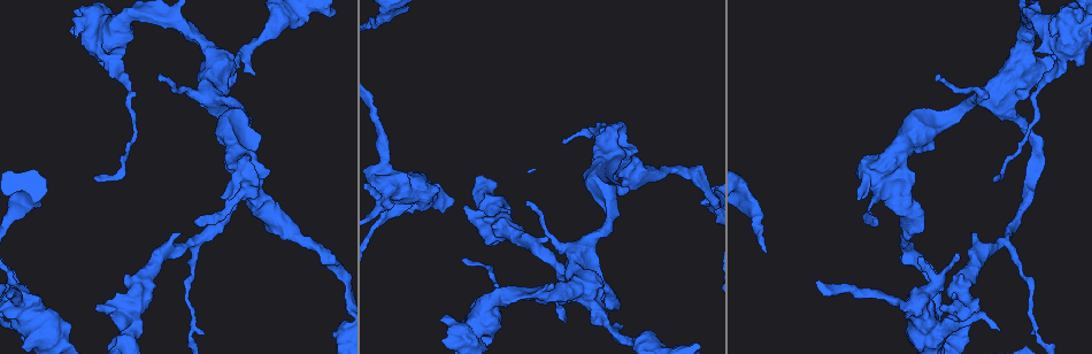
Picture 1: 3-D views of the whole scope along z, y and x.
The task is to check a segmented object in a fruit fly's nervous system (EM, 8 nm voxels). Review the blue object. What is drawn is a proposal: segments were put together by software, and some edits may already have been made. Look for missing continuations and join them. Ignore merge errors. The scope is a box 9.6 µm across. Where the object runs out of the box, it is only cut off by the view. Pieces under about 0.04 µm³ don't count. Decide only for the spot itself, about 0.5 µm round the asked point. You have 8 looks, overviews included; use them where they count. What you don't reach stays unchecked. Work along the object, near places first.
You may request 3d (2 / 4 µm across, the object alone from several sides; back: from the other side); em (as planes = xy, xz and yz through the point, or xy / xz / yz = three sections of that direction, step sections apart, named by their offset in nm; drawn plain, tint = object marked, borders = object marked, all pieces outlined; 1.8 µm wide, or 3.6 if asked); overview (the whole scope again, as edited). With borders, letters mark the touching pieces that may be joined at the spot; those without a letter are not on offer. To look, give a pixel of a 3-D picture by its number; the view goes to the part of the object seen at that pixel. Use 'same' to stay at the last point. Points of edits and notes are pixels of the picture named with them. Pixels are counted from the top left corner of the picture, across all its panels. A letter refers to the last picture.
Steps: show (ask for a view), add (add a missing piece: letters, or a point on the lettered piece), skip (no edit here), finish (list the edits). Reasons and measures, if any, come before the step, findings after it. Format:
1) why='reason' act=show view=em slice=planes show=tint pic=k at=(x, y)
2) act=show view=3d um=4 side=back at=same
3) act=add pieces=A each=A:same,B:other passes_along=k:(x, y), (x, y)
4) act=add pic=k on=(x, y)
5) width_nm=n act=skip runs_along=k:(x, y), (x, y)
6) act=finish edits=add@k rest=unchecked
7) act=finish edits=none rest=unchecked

why='branch point' act=show view=3d um=4 pic=1 at=(128, 309)

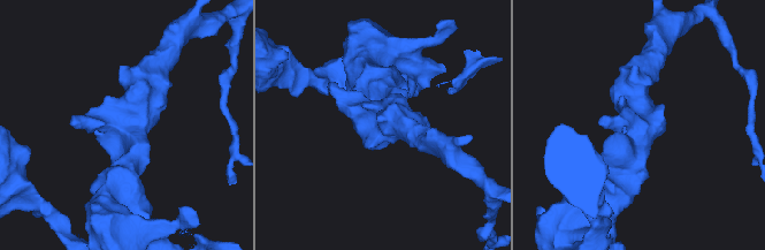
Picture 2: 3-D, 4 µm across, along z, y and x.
act=show view=em um=3.6 slice=xz step=8 show=tint pic=2 at=(636, 125)

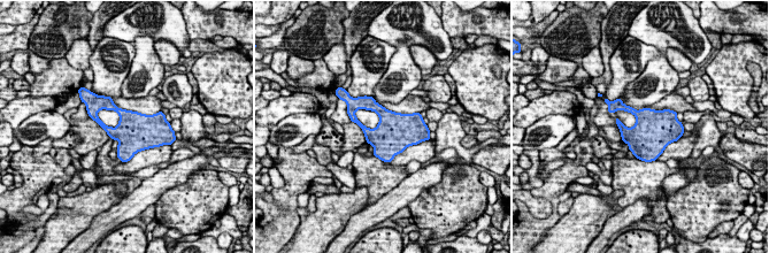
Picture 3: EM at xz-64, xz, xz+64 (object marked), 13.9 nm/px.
act=show view=em um=3.6 slice=planes show=borders at=same

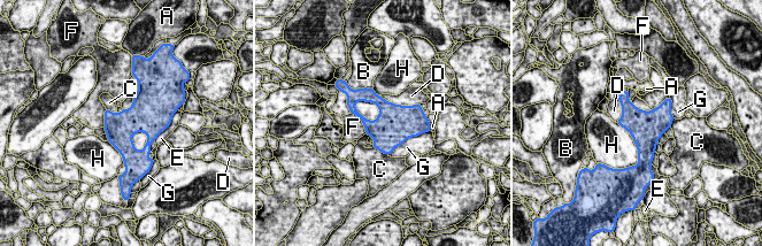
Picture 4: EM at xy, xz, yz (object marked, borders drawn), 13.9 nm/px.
width_nm=420 act=skip each=A:other,B:other,C:other,D:other,E:other,F:other,G:other,H:other border=4:(372, 147), (387, 155) found='no lettered piece goes on from it'

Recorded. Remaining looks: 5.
why='calibre changes' act=show view=3d um=4 pic=1 at=(20, 304)

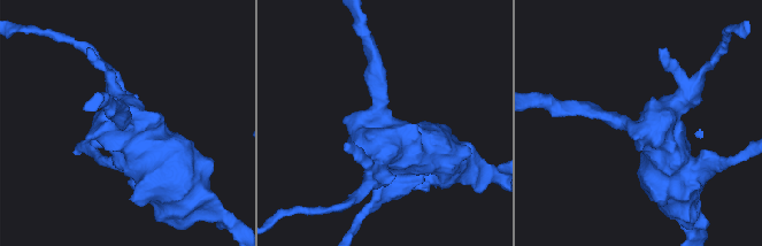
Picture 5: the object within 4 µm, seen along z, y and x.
act=show view=em um=3.6 slice=xy step=8 show=tint pic=5 at=(129, 127)

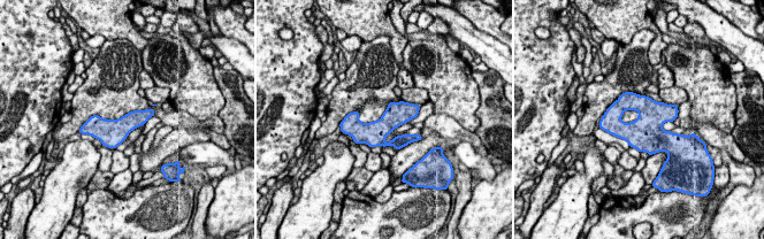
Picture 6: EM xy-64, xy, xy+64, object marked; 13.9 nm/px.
why='cut it another way' act=show view=em um=3.6 slice=planes show=borders at=same

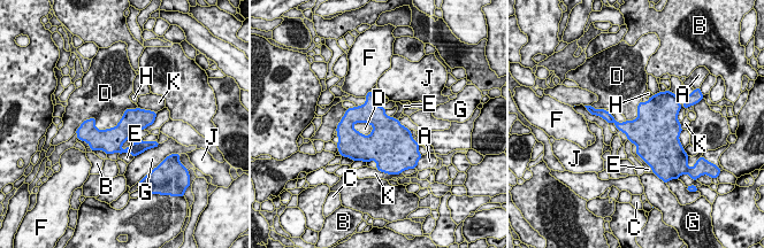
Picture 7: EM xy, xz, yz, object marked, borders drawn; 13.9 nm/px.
act=skip each=A:other,B:other,C:other,D:other,E:other,F:other,G:other,H:other,J:other,K:other border=7:(137, 107), (111, 128), (82, 123) found='none of them fits'

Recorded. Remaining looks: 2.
act=finish edits=none rest=unchecked

